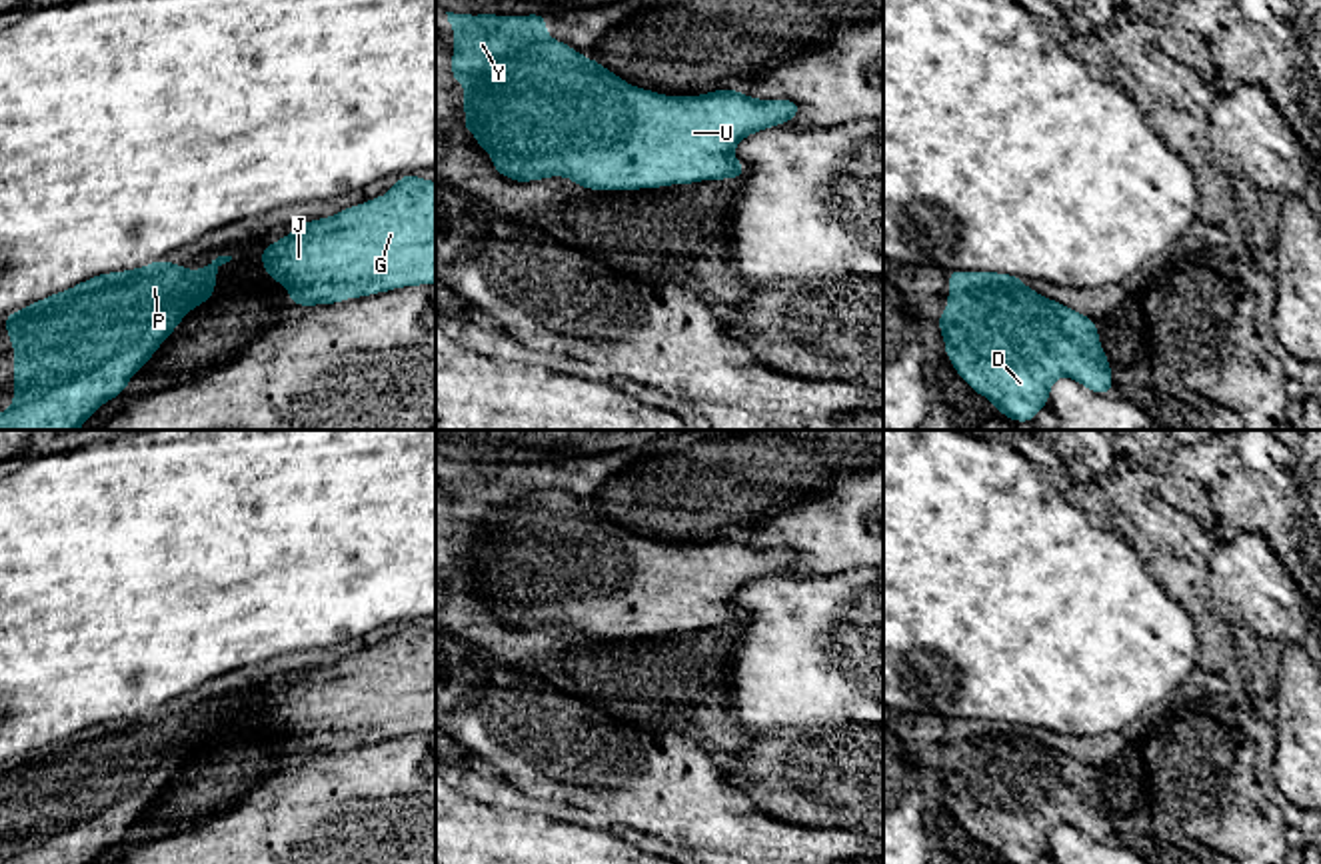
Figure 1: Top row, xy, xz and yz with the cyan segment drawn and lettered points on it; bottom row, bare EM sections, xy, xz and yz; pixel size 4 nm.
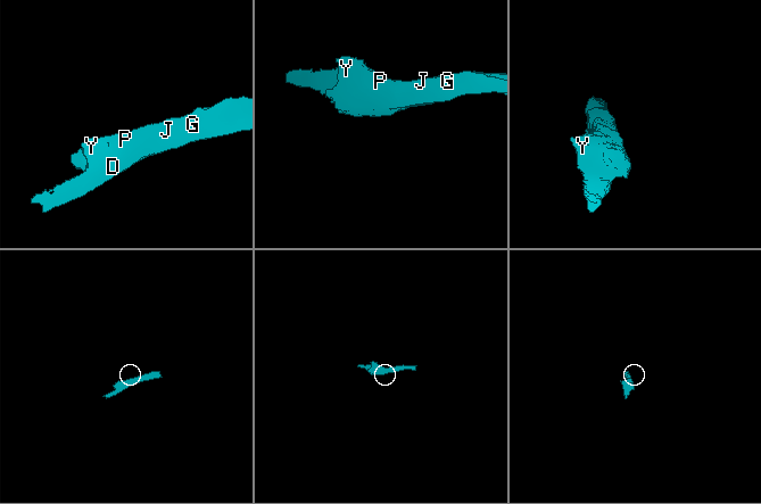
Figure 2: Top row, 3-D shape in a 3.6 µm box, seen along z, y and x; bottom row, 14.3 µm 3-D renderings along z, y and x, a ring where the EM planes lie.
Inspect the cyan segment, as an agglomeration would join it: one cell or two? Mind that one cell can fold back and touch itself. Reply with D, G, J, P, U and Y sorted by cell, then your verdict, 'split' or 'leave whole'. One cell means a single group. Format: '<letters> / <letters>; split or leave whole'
D G J P U Y; leave whole

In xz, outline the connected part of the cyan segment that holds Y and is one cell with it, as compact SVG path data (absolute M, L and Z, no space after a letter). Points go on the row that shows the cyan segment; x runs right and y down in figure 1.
M446 14L454 26L450 68L454 82L466 88L460 128L468 128L492 154L494 172L514 182L566 176L578 188L640 190L739 178L747 166L733 158L733 148L753 132L787 124L803 108L739 90L663 96L636 88L568 42L554 40L544 14Z

